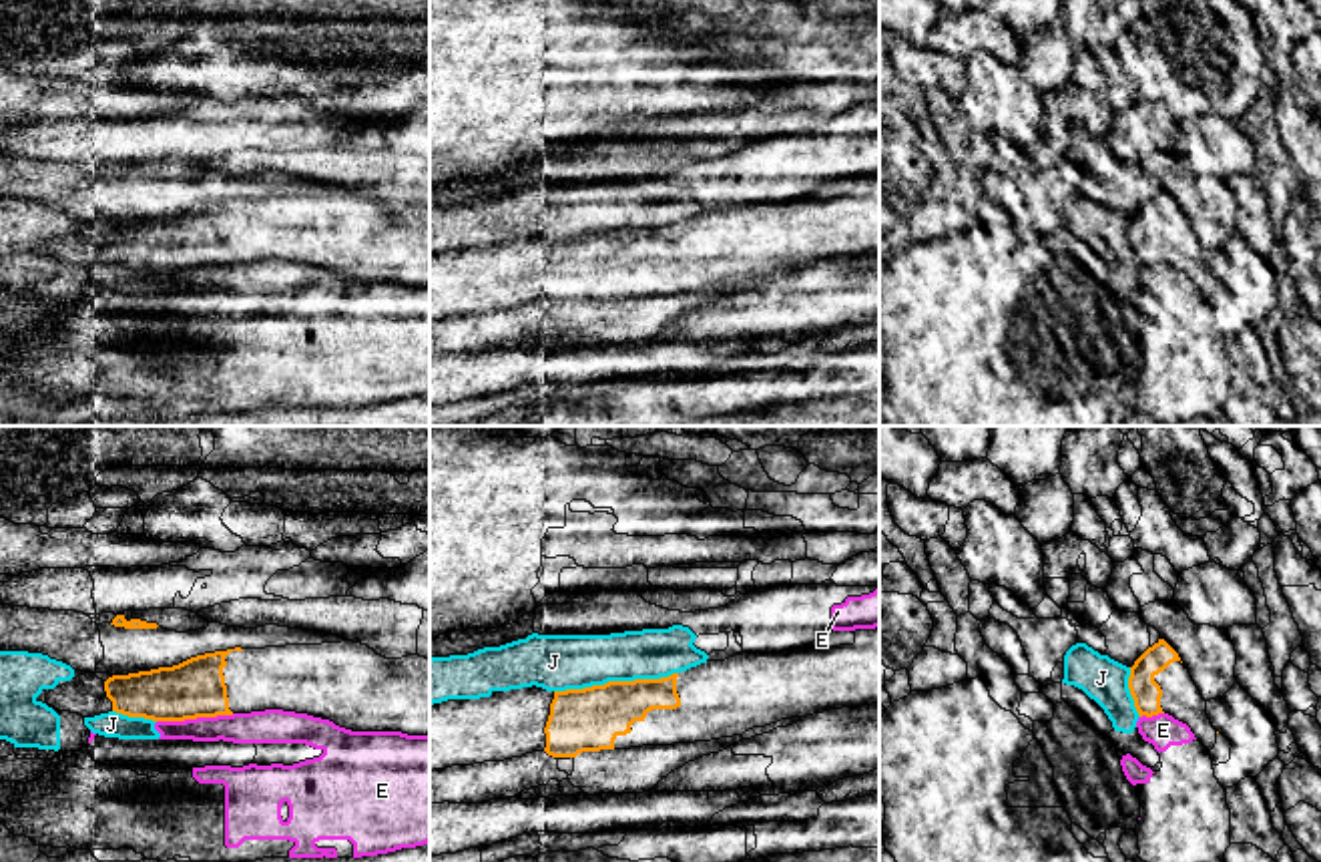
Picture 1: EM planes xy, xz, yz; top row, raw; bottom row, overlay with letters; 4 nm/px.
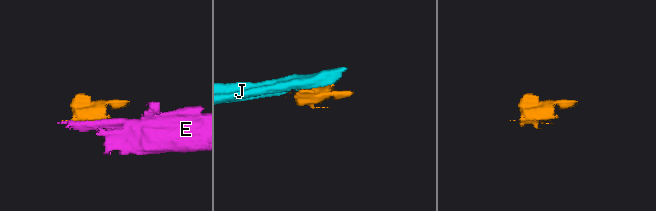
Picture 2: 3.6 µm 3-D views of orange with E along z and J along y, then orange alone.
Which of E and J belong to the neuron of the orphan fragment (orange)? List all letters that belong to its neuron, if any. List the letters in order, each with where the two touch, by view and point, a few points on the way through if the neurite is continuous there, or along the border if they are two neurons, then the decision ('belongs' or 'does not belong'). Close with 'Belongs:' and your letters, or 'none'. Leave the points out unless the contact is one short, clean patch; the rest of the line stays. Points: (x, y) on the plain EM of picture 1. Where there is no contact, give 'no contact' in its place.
E: xy (195, 268) | does not belong
J: xz (615, 232) | does not belong
Belongs: none

